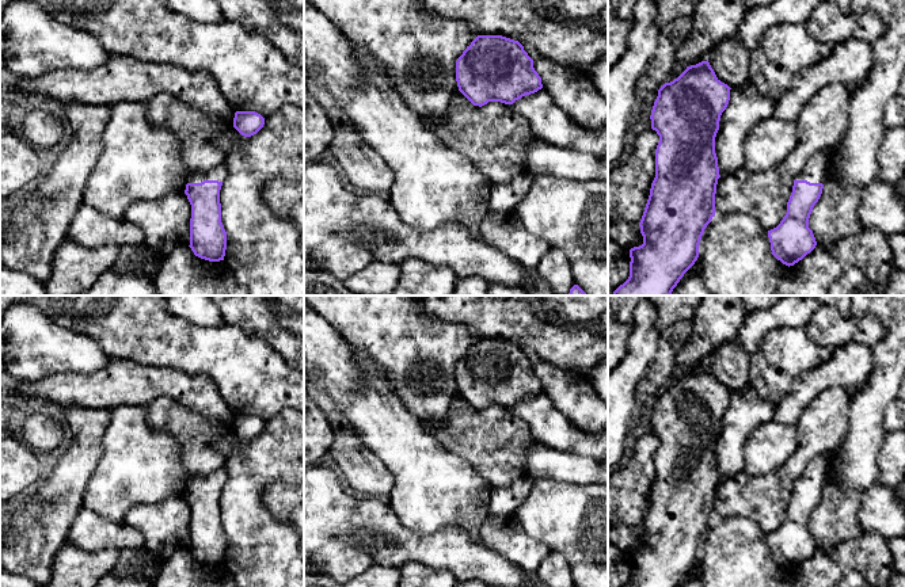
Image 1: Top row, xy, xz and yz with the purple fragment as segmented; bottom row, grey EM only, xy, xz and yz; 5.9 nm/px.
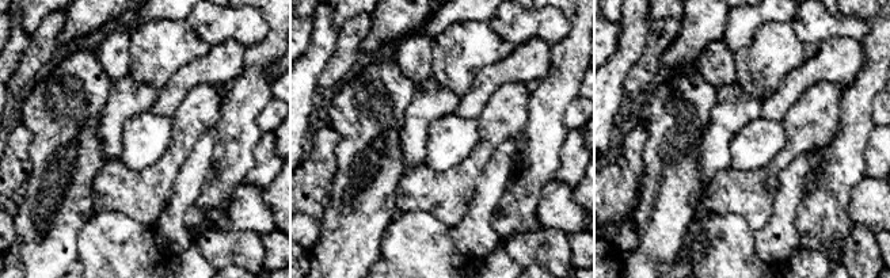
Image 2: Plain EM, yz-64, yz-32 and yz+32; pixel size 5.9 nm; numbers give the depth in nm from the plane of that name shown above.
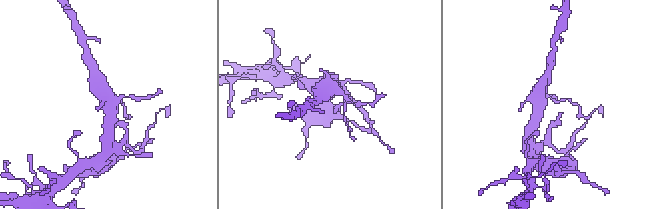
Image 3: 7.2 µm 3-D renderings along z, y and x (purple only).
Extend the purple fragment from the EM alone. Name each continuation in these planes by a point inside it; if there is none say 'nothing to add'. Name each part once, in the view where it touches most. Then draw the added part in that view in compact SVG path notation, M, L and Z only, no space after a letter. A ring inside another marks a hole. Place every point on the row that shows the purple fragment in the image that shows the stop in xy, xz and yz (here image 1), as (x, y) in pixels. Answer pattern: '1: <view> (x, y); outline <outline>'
1: xy (220, 172); outline M223 164L223 165L218 165L208 172L204 172L204 174L199 174L199 175L194 175L194 176L190 176L189 175L189 179L187 179L187 183L201 183L204 180L218 180L218 182L224 182L225 178L228 175L228 169L227 167Z

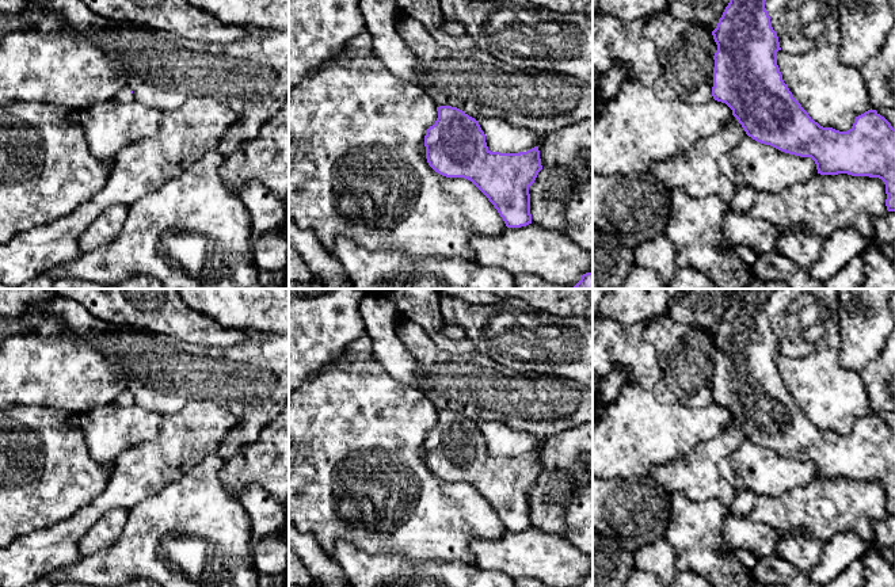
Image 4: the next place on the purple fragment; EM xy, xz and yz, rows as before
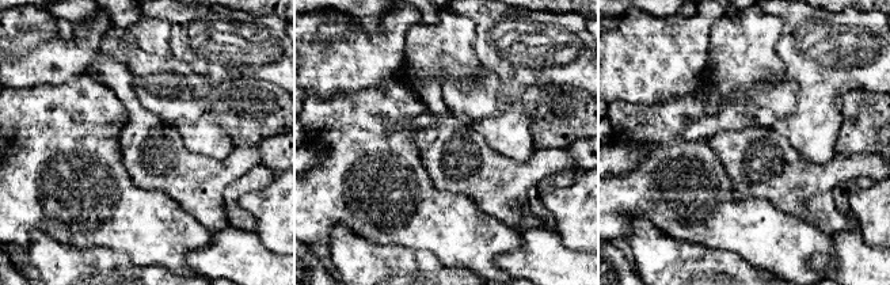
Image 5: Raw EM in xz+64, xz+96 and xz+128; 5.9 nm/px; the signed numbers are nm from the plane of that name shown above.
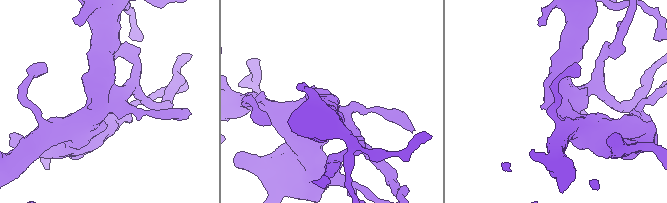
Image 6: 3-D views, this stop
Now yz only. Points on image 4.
nothing to add

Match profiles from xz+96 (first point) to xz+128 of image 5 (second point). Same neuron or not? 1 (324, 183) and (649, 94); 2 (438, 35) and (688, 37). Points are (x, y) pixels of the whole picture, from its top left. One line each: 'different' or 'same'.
1: different
2: different

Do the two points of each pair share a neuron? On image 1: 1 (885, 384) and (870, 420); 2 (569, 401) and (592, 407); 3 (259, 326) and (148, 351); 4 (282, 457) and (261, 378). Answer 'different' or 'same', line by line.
1: same
2: same
3: different
4: different

